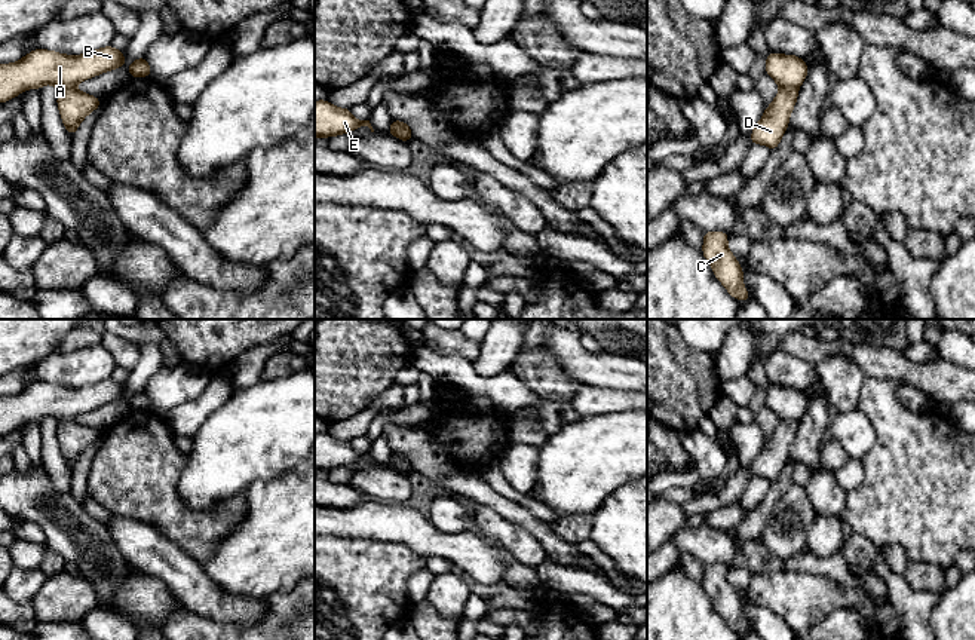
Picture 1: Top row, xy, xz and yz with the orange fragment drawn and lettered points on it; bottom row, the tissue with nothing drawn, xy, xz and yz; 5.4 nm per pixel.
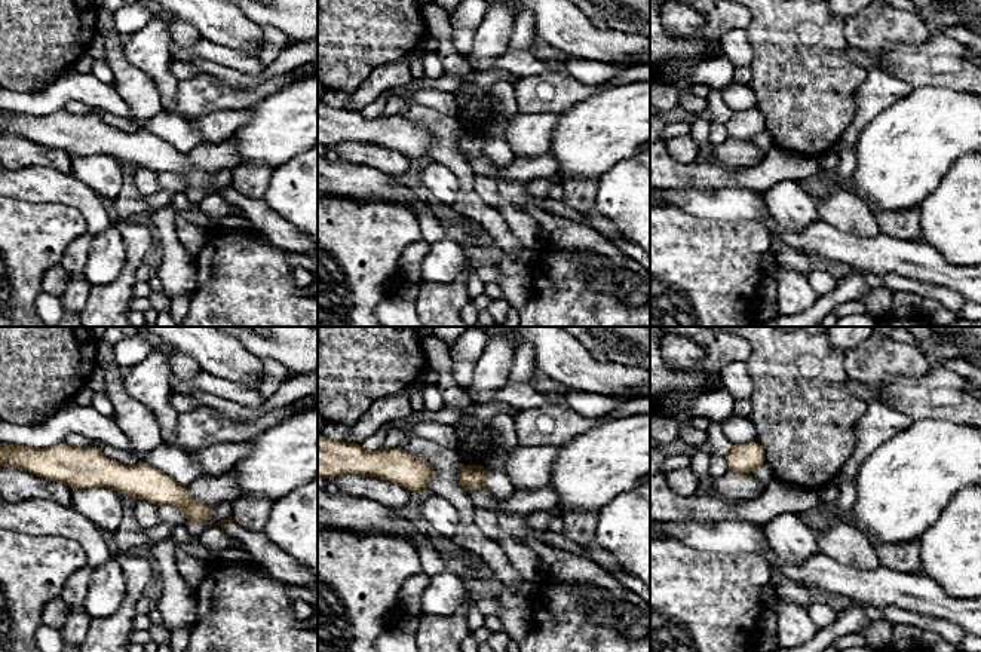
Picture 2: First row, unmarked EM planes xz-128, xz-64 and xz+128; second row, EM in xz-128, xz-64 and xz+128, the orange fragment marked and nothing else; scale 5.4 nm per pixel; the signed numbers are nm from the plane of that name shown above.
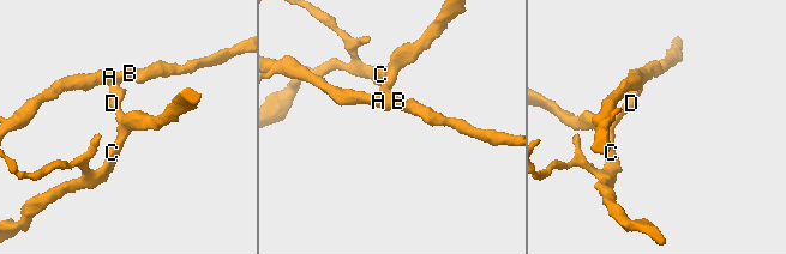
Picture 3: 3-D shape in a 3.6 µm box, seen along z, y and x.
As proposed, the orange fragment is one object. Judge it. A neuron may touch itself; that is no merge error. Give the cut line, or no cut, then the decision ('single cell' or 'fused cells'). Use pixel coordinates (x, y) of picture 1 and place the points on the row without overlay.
cut xz (392, 453), (394, 462), (410, 471); fused cells

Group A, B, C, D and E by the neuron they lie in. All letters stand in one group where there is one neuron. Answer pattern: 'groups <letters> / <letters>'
groups A B E / C D

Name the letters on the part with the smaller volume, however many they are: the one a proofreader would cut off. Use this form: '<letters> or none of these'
A, B, E

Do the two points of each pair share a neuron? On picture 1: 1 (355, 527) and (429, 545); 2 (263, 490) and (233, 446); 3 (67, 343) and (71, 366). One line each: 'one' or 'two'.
1: one
2: two
3: two

